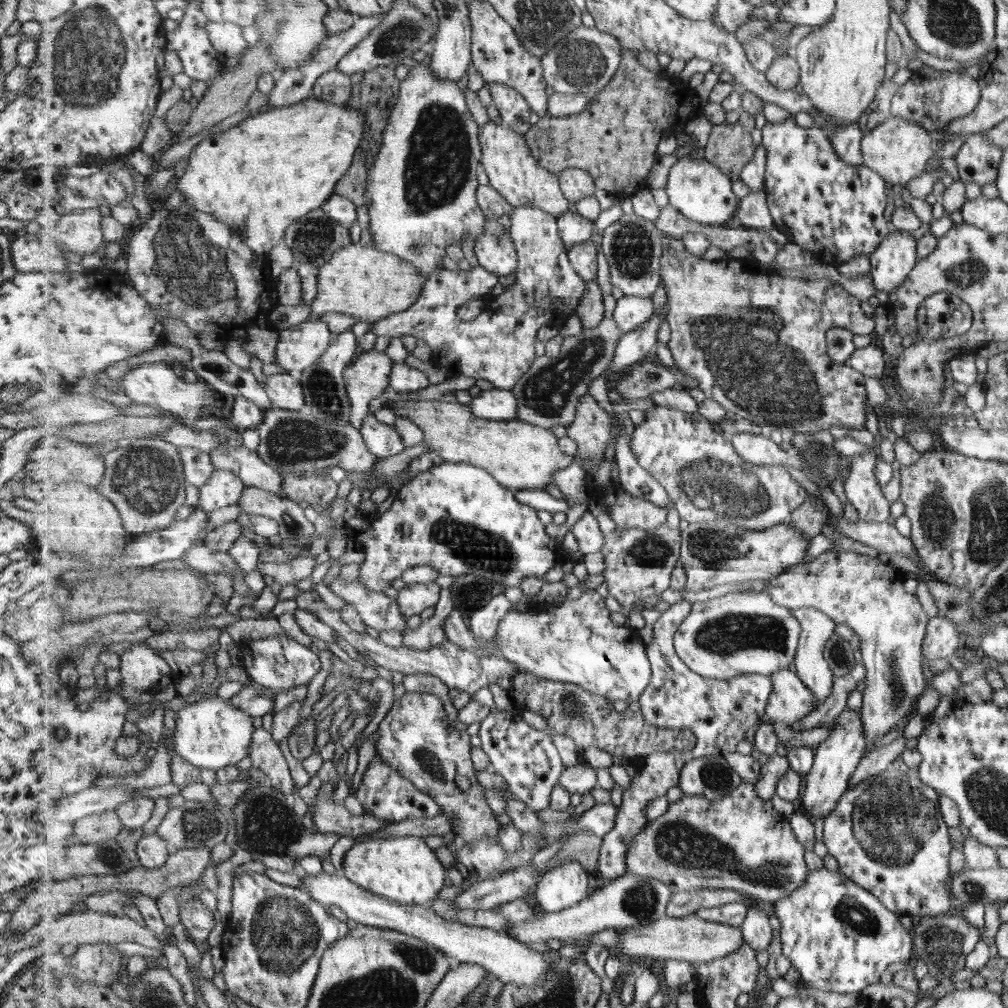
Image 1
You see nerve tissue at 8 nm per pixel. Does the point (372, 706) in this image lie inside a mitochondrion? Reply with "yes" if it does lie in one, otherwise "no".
no

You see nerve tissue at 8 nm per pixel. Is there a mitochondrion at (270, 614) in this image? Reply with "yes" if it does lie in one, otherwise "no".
no

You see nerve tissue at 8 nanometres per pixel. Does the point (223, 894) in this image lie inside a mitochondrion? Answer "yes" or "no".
no

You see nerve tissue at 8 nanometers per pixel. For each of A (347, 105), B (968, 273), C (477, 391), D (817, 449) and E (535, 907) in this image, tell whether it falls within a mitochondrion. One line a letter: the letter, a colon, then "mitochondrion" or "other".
A: other
B: mitochondrion
C: other
D: mitochondrion
E: other

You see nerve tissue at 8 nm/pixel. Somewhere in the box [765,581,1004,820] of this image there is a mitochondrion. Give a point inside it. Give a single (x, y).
(897, 694)

